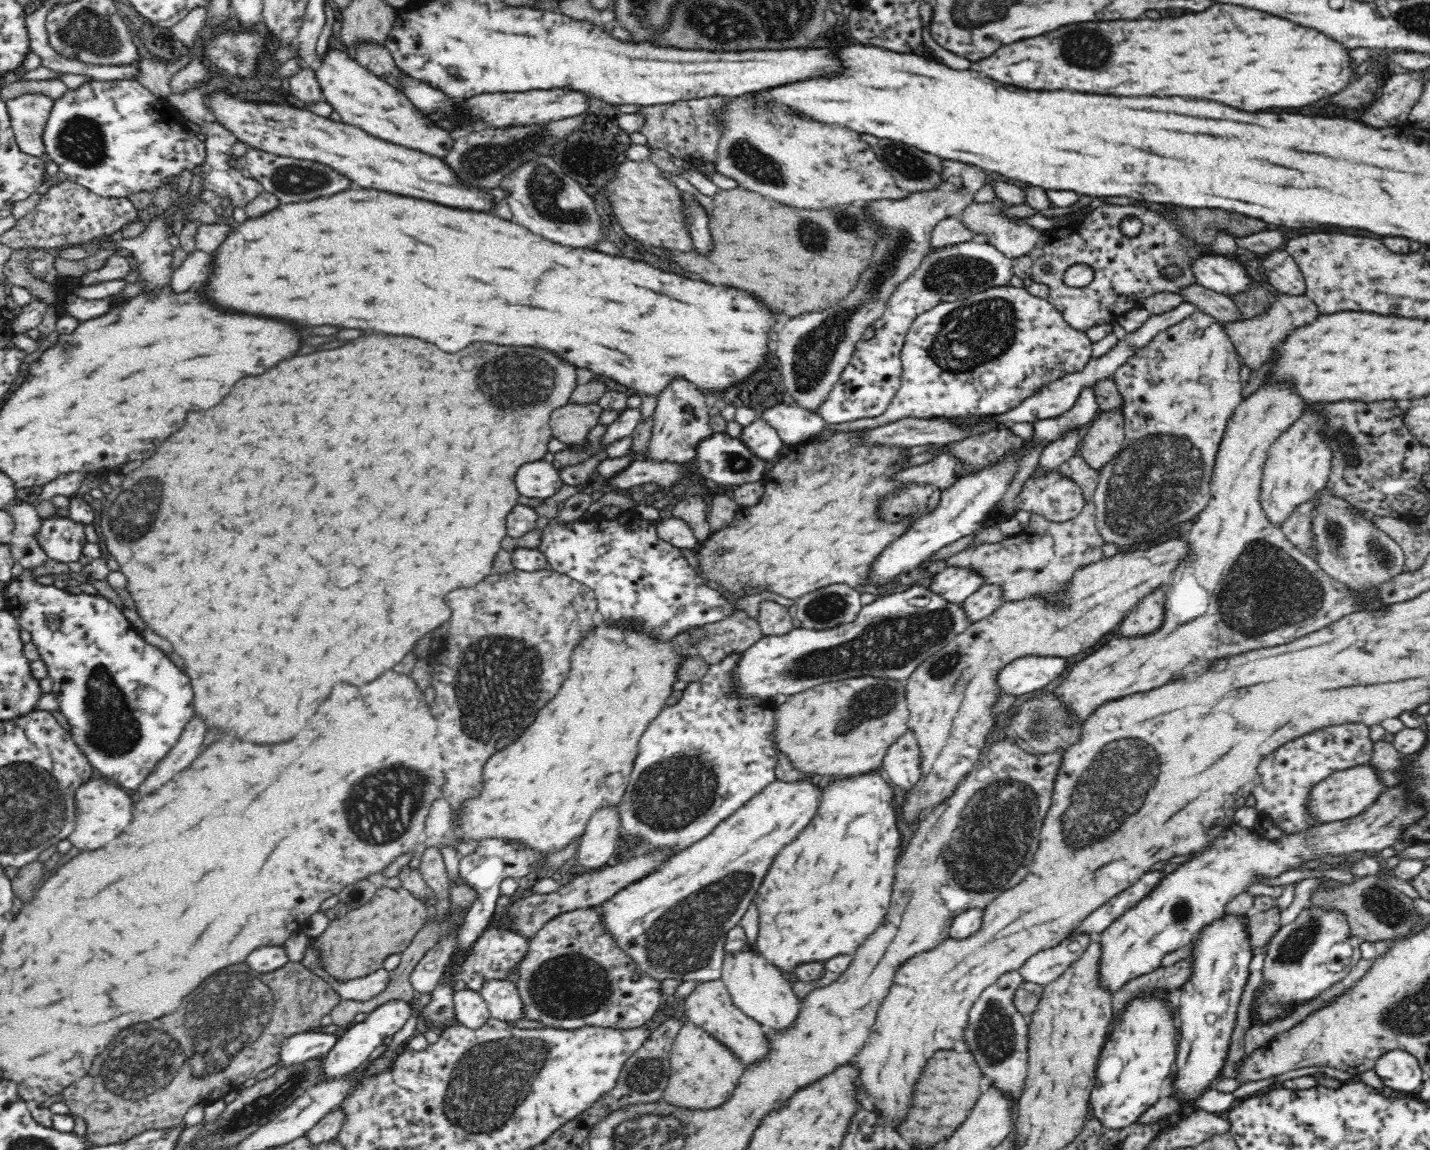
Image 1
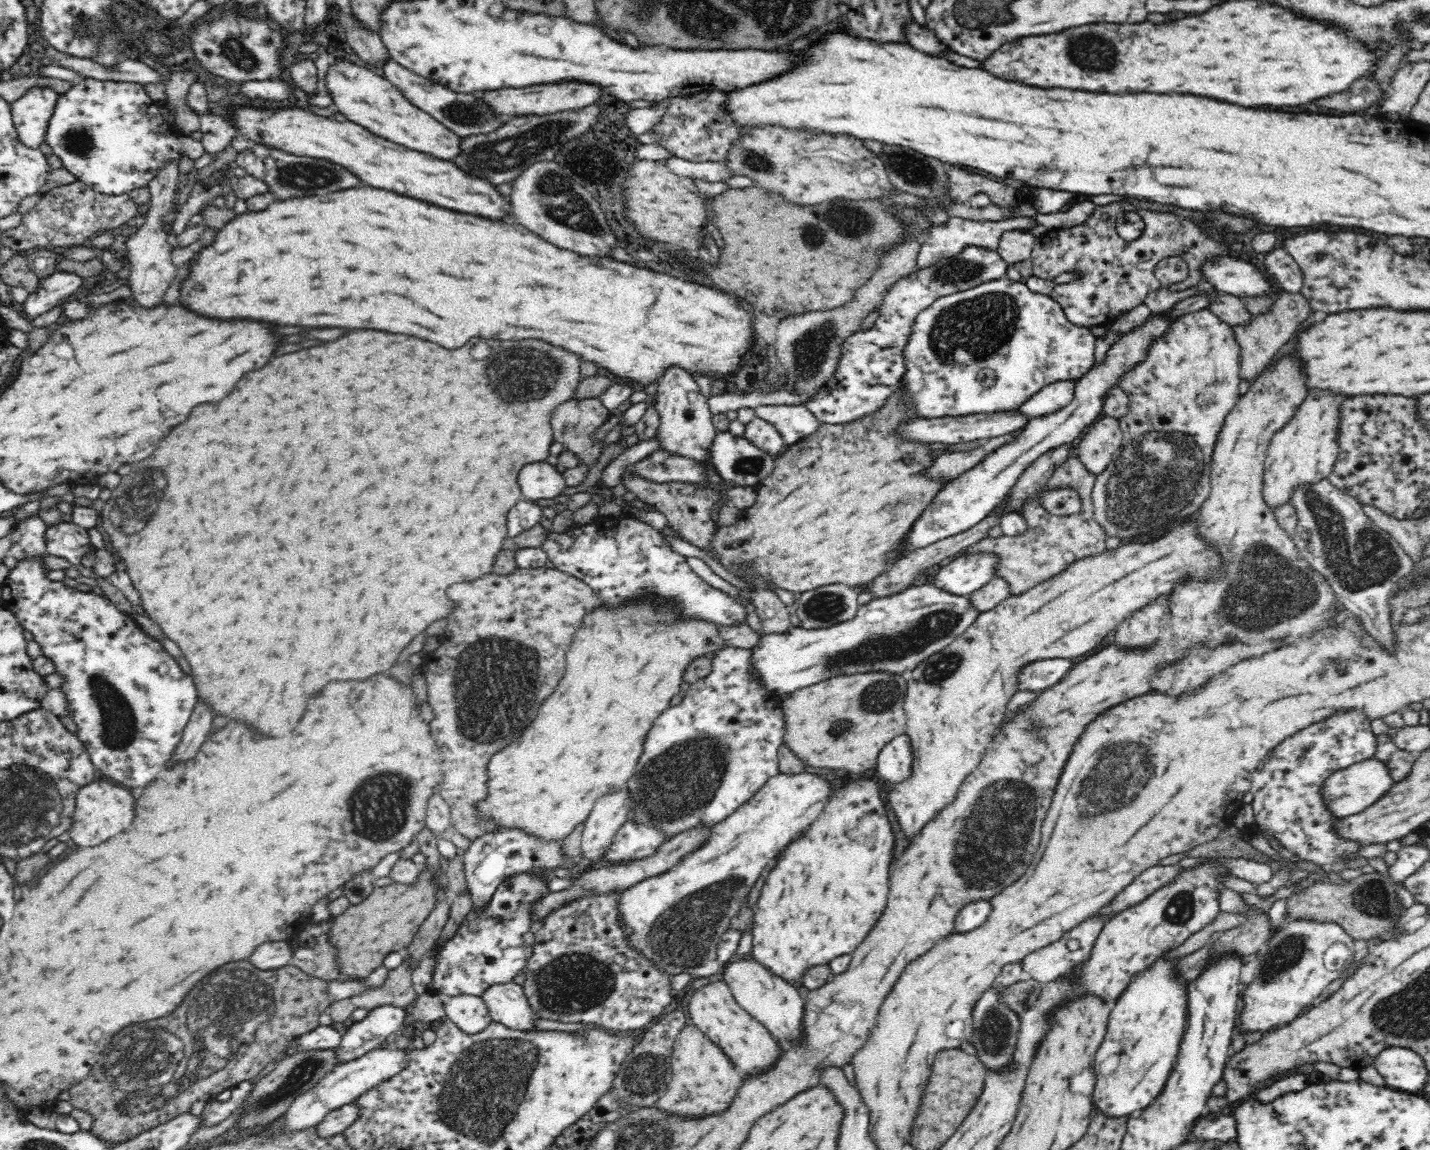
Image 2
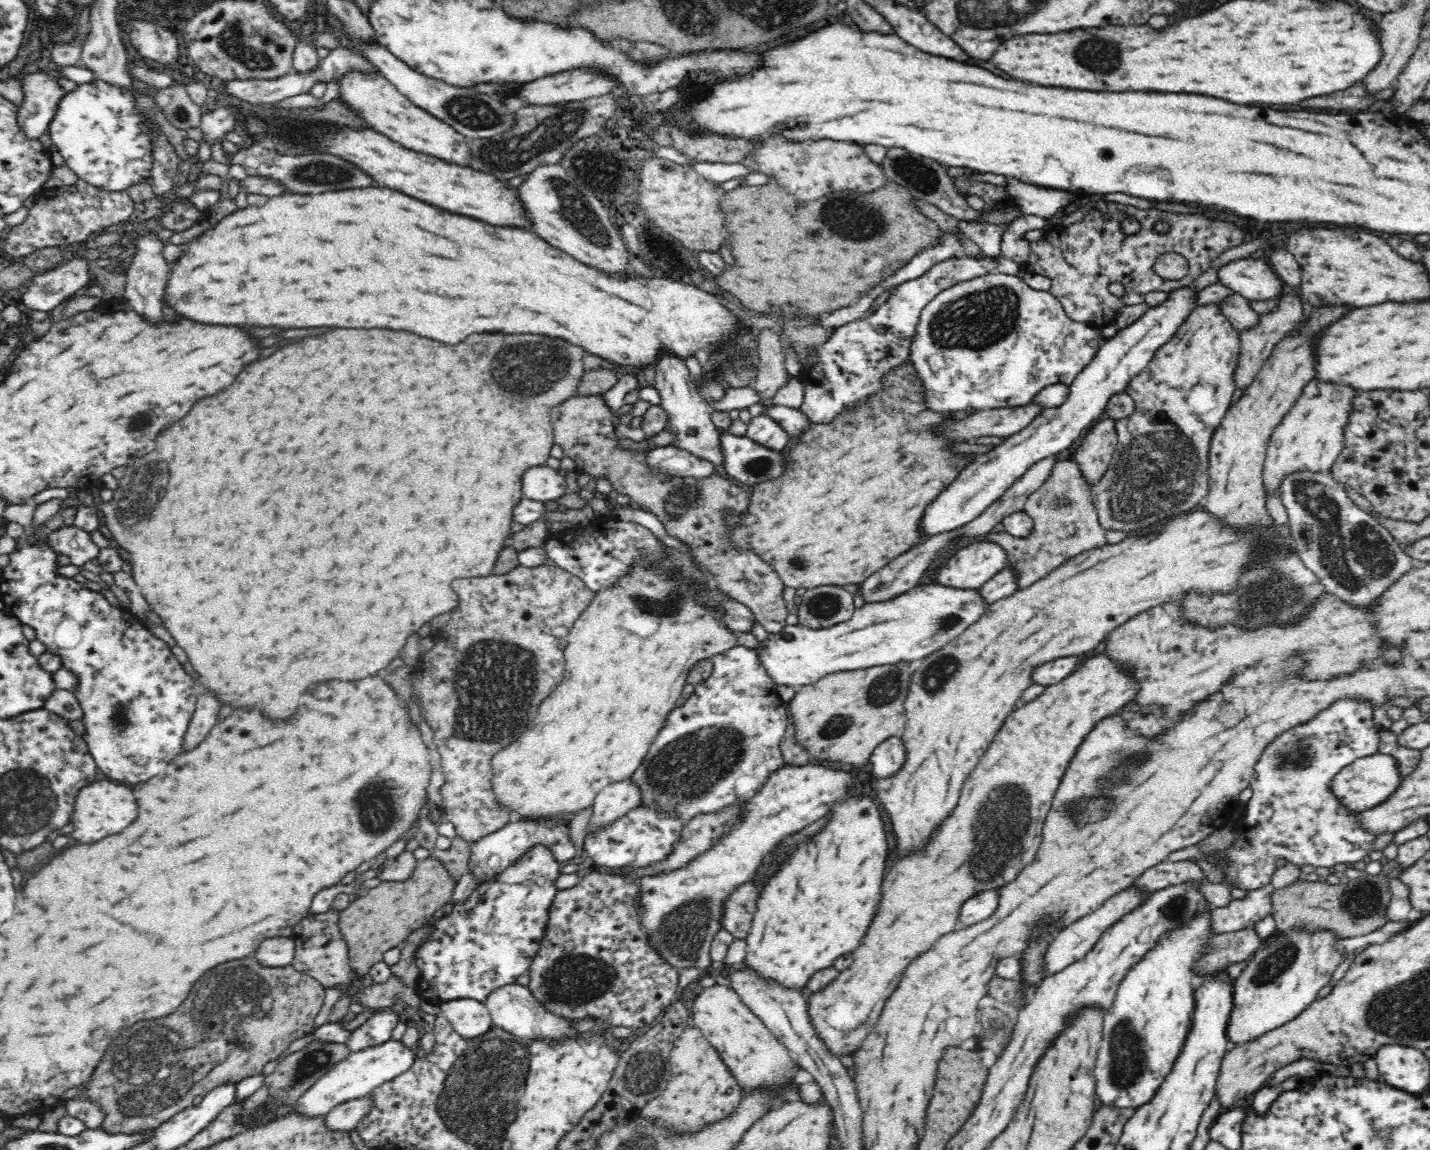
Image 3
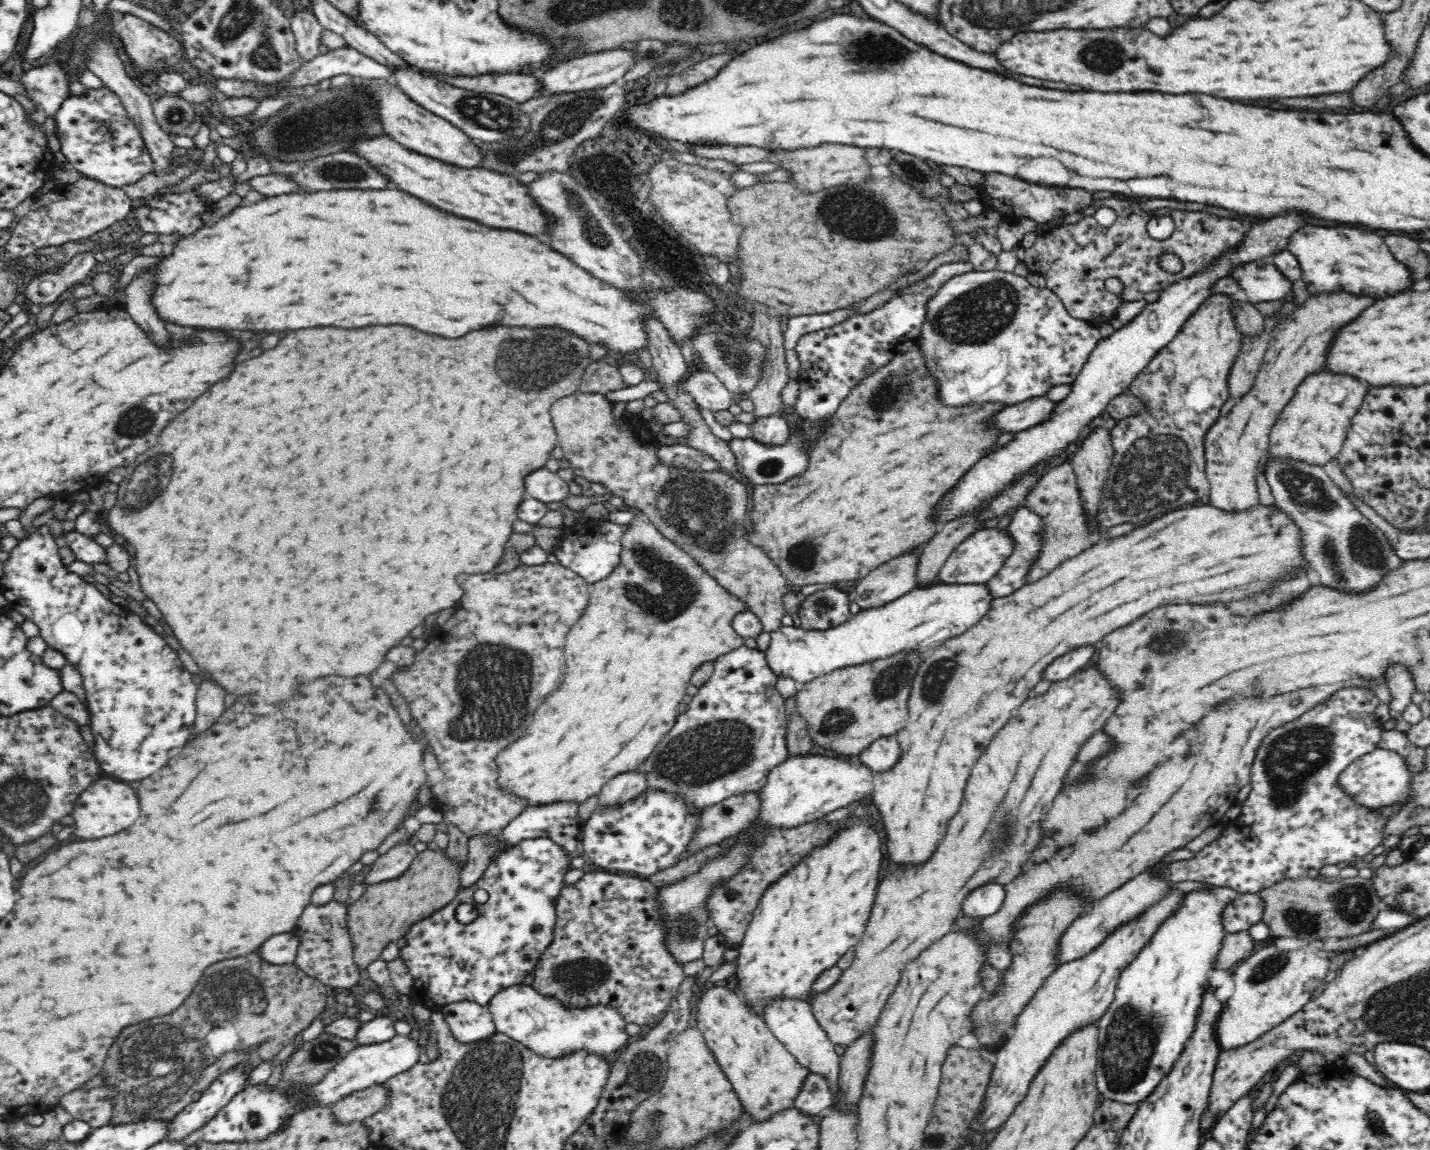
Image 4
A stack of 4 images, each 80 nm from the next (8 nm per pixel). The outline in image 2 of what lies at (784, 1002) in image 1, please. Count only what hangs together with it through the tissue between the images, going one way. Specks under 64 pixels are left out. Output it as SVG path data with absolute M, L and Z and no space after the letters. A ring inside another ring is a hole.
M734 956L723 964L723 981L730 987L735 1002L758 1022L762 1023L781 1046L796 1044L802 1034L804 1000L798 990L781 976L760 964L752 956Z

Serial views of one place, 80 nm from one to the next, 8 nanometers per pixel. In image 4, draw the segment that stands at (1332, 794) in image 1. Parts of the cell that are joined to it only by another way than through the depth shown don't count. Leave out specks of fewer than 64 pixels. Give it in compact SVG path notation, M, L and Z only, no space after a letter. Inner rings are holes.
M1378 746L1367 755L1354 760L1340 772L1338 784L1342 787L1342 791L1348 797L1352 797L1354 803L1358 803L1360 807L1380 809L1404 802L1408 798L1411 774L1412 772L1408 771L1408 765L1400 753Z

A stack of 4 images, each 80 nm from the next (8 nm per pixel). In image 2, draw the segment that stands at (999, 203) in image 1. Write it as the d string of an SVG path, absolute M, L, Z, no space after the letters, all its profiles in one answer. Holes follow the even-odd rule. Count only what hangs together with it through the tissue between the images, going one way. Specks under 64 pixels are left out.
M1012 229L1012 232L1002 232L997 251L1010 265L1022 260L1028 260L1037 238L1030 230Z

